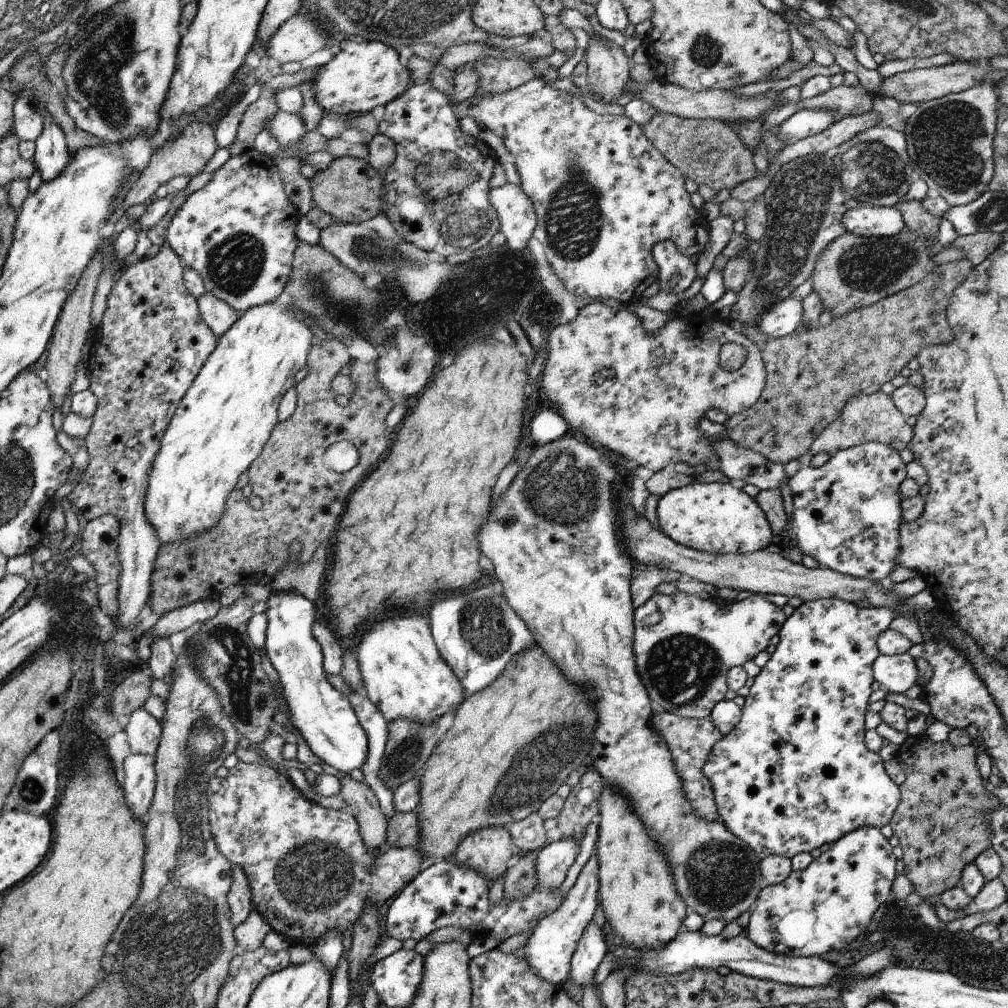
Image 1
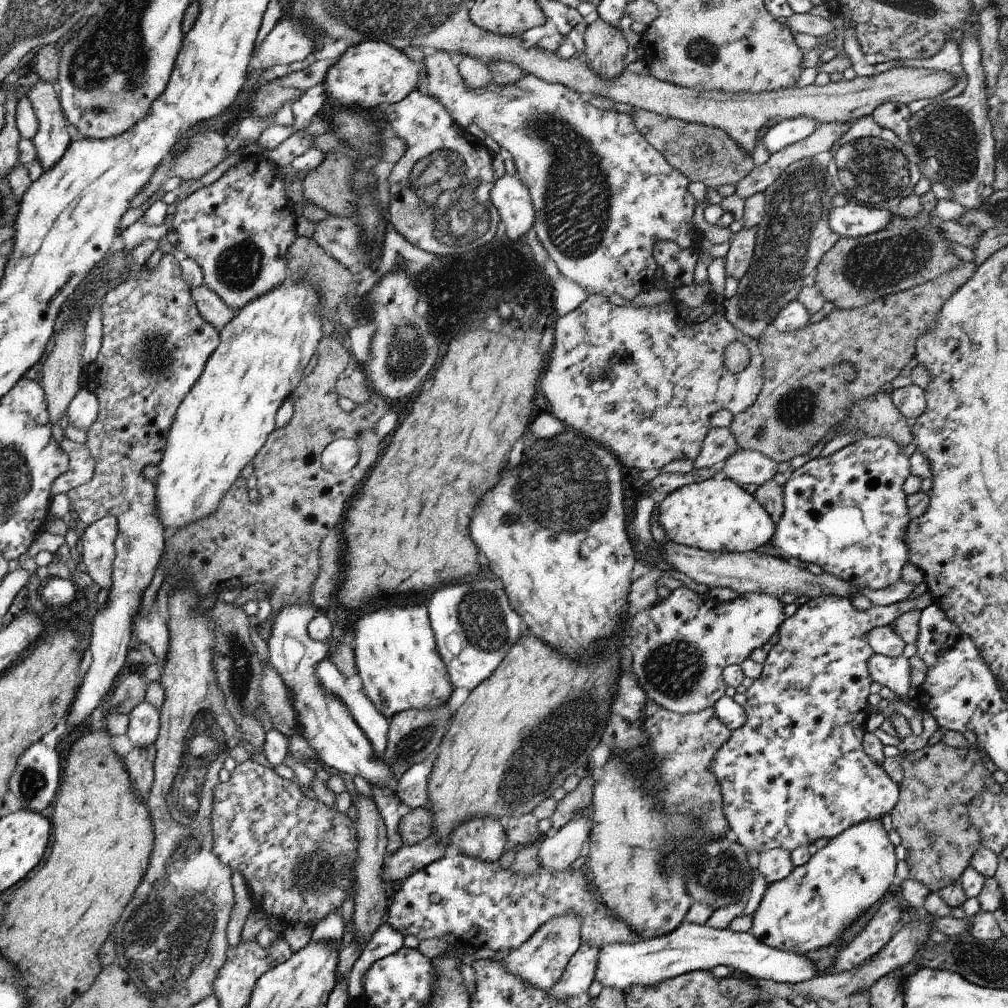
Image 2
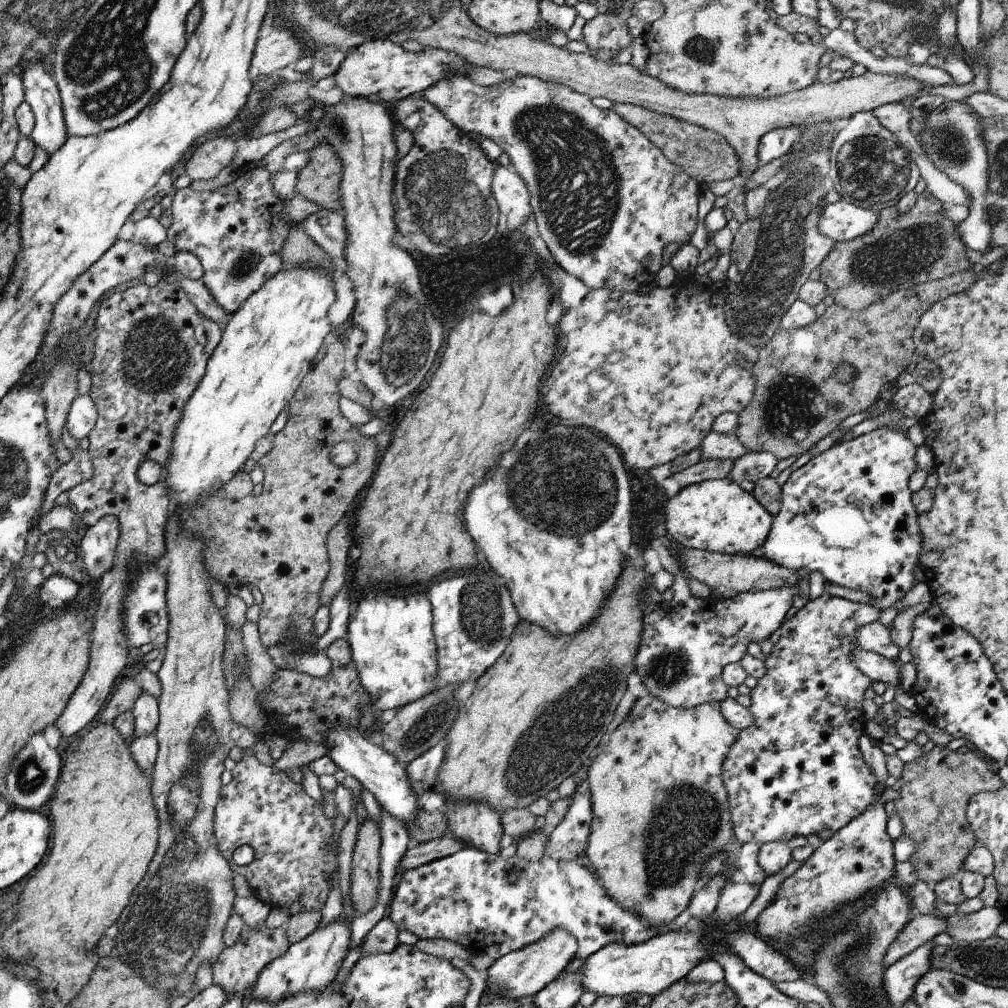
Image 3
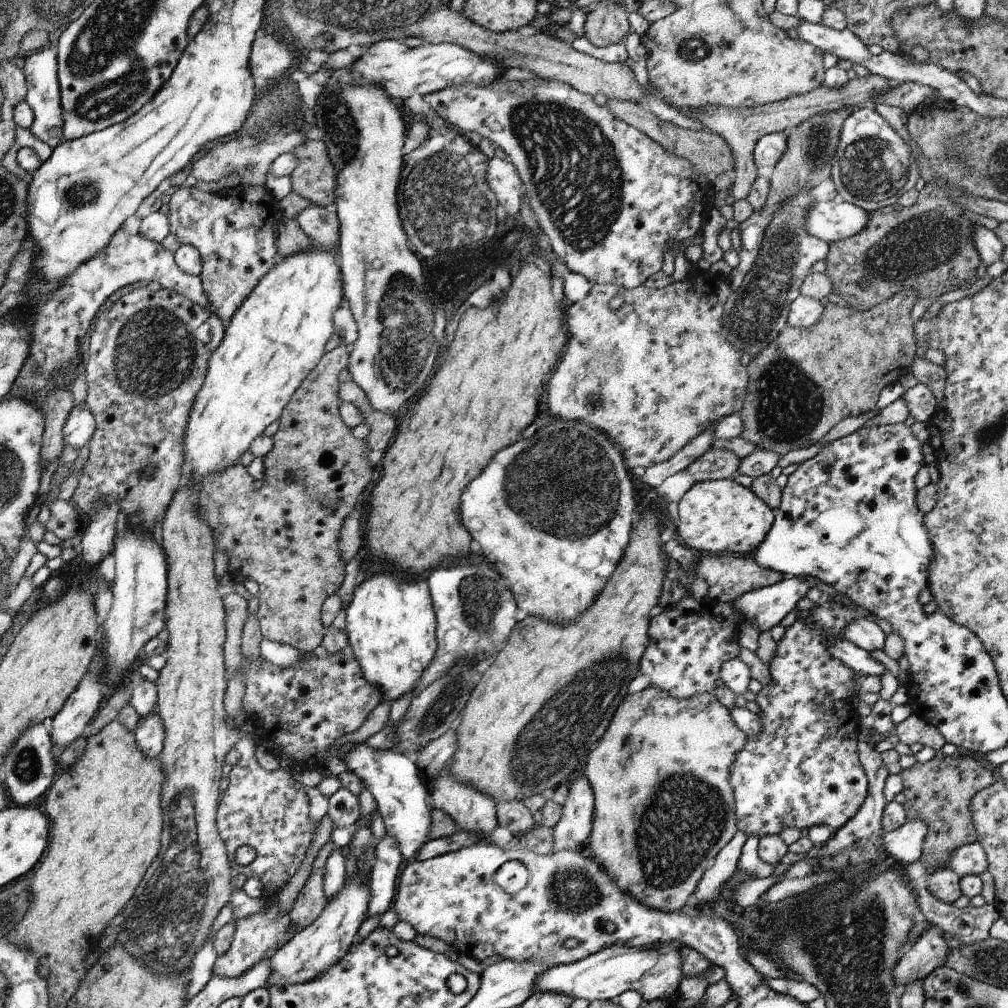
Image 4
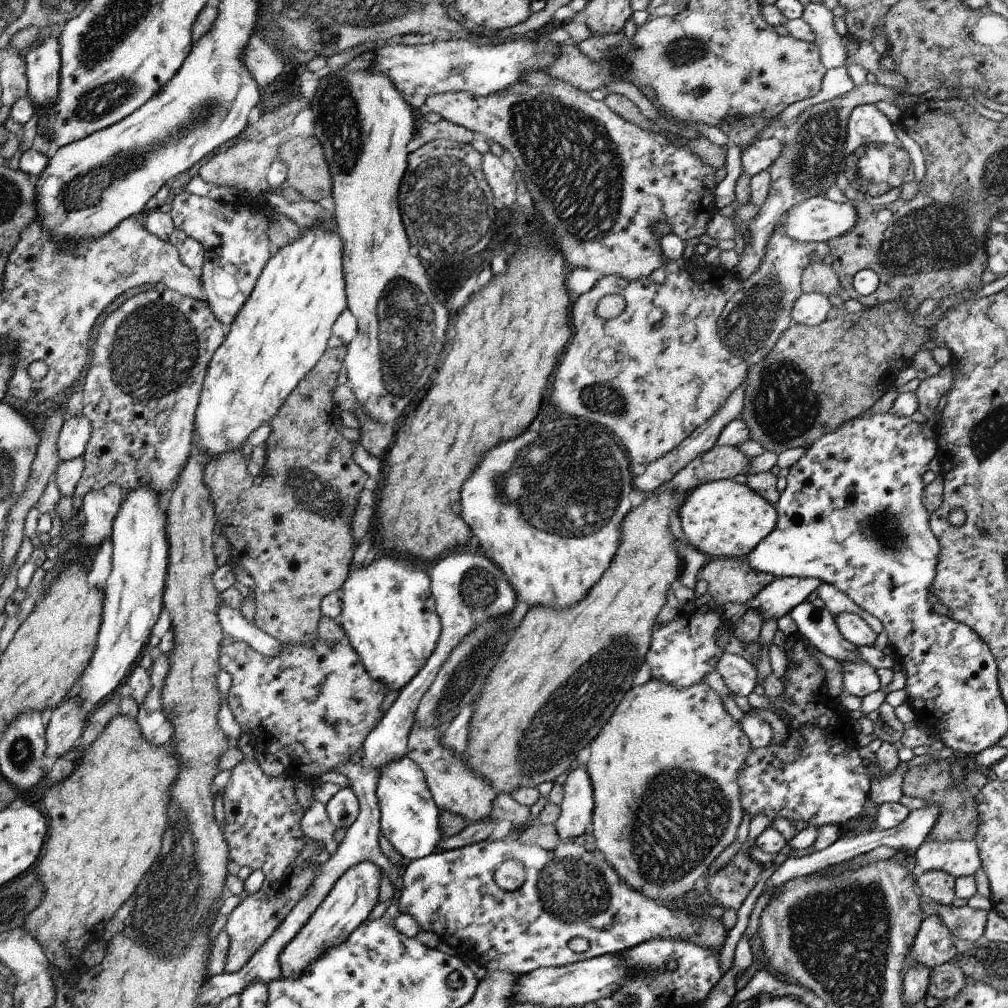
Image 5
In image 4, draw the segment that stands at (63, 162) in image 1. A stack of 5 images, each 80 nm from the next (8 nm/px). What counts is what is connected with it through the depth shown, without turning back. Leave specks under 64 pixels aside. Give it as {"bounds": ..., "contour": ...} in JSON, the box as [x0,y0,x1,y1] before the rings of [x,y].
{"bounds":[19,45,62,150],"contour":[[[53,45],[38,50],[19,60],[26,76],[27,94],[25,102],[32,108],[34,123],[30,132],[54,150],[62,142],[61,88],[58,75],[57,52]]]}

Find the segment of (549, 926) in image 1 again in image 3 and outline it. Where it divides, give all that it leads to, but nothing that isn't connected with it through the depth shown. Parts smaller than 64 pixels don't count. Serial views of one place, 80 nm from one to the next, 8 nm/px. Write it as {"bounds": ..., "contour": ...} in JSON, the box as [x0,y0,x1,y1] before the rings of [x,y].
{"bounds":[486,927,578,999],"contour":[[[562,927],[549,930],[545,937],[530,943],[524,949],[516,949],[500,957],[487,970],[486,983],[490,983],[495,988],[497,995],[511,999],[535,995],[565,970],[566,965],[575,957],[578,947],[577,938],[569,933],[569,930]]]}

